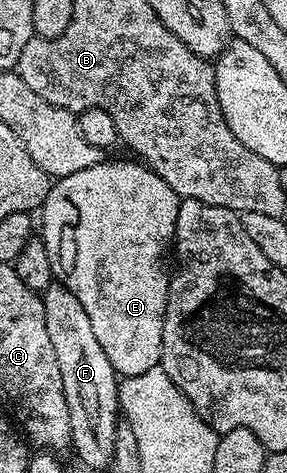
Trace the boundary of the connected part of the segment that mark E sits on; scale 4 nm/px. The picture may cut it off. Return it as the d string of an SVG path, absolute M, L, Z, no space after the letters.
M101 160L94 164L94 168L82 168L82 172L74 172L74 176L66 176L59 179L53 185L52 191L46 196L42 207L44 214L44 247L50 252L50 264L52 265L52 277L59 285L70 288L74 296L78 296L82 308L86 308L86 316L90 316L90 324L94 327L94 337L98 344L102 344L102 352L106 352L106 360L115 368L117 375L129 378L138 376L141 372L150 372L150 368L160 365L162 356L162 324L166 316L166 300L168 299L168 279L170 270L164 267L164 257L169 257L170 247L173 245L176 236L176 221L178 220L178 208L181 204L180 197L146 164L139 161L132 162L108 162Z

